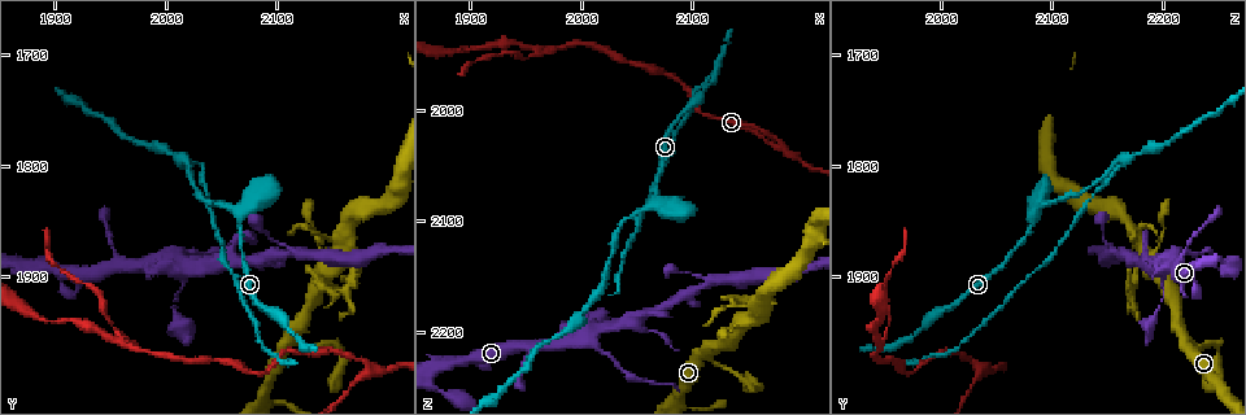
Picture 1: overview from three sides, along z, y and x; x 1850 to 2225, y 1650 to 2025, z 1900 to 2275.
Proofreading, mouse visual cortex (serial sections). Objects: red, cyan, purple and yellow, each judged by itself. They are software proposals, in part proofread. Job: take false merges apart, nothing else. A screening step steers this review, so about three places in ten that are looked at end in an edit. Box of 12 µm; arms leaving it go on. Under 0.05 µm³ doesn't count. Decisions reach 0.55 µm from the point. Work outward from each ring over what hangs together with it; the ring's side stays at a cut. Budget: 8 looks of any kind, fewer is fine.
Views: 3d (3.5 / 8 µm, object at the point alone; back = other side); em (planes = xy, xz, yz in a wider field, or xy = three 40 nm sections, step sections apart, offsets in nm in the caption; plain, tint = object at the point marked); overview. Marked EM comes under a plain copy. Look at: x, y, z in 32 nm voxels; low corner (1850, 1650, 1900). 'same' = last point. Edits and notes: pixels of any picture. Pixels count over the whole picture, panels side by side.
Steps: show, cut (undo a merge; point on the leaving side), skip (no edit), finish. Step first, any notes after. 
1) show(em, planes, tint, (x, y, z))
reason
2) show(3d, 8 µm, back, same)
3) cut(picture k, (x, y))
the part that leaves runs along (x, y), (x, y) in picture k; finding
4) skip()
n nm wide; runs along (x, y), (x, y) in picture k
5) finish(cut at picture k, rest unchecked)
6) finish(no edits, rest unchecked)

show(3d, 3.5 µm, (2184, 1988, 2036))
sudden change in width

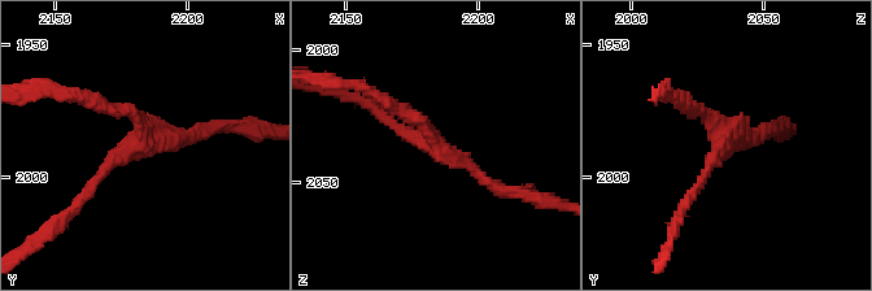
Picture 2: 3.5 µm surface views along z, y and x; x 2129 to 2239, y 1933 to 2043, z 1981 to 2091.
show(em, planes, tint, (2184, 1985, 2036))
3 arms; arms of 150, 150, 150 nm

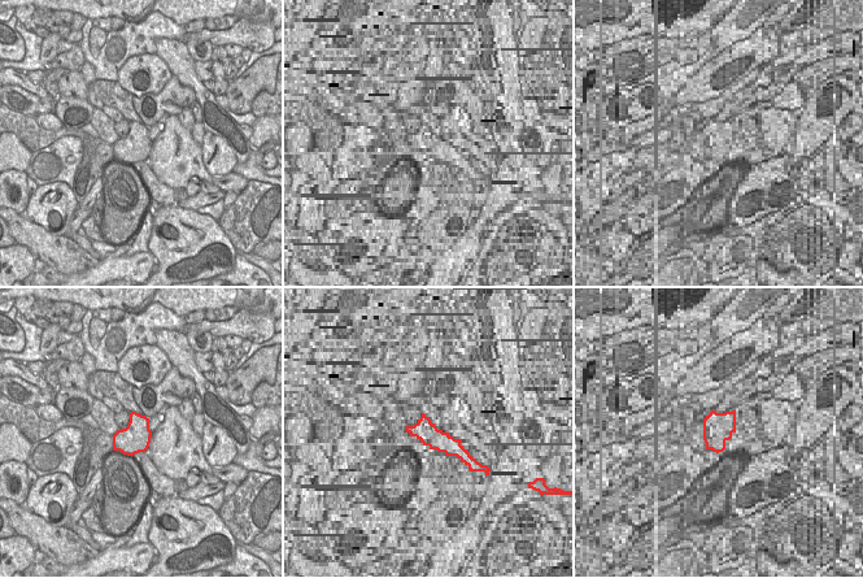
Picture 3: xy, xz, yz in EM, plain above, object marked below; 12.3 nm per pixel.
show(em, xy, step 1, tint, same)

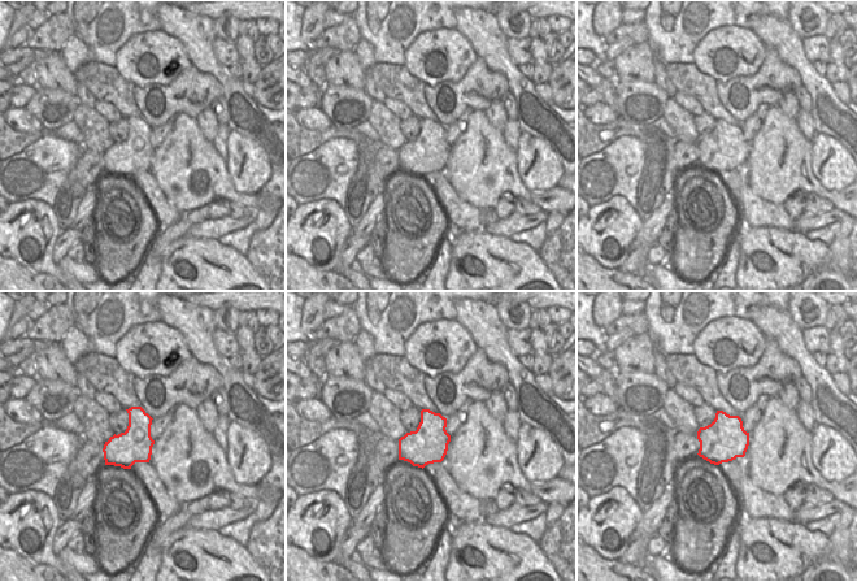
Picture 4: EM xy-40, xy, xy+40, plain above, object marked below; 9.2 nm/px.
skip()
runs along (379, 98), (506, 191) in picture 2; all the same cell

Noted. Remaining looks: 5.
show(3d, 3.5 µm, (1968, 1962, 1946))
three arms meet

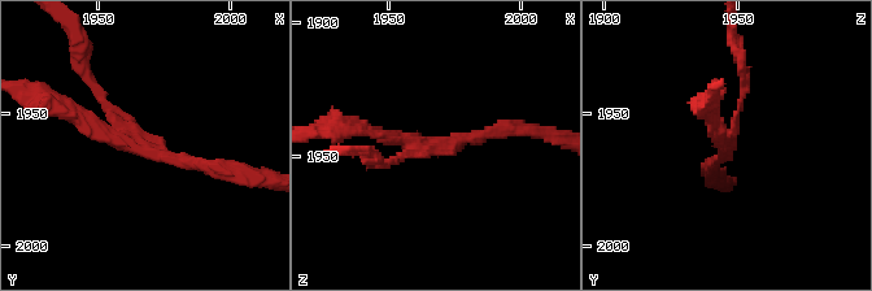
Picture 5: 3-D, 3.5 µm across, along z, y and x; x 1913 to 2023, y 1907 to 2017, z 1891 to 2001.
show(em, xy, step 5, tint, (1967, 1962, 1946))
3 arms; arms of 100, 150, 200 nm

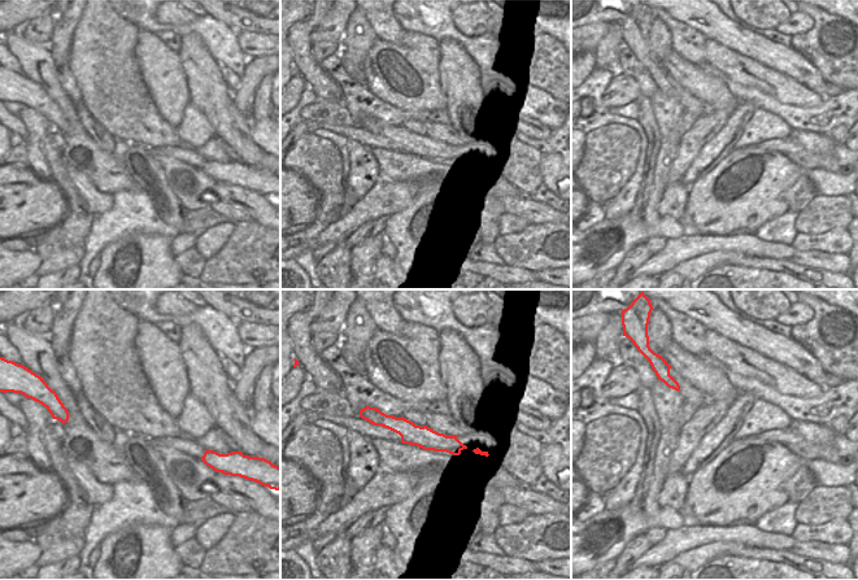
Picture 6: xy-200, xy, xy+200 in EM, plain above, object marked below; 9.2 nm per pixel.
cut(picture 5, (97, 90))
200 nm wide; the part that leaves runs along (129, 131), (81, 72), (77, 35) in picture 5; a second cell is stuck on

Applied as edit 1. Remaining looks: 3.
show(3d, 3.5 µm, (1992, 1890, 2210))
side arm on a straight run

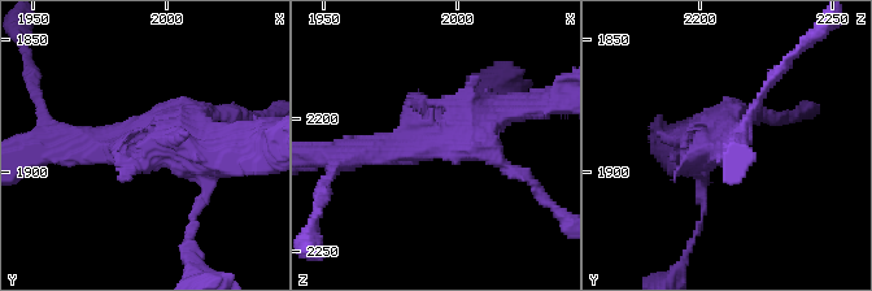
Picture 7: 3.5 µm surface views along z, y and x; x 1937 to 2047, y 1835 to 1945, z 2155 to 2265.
show(em, xy, step 5, tint, same)

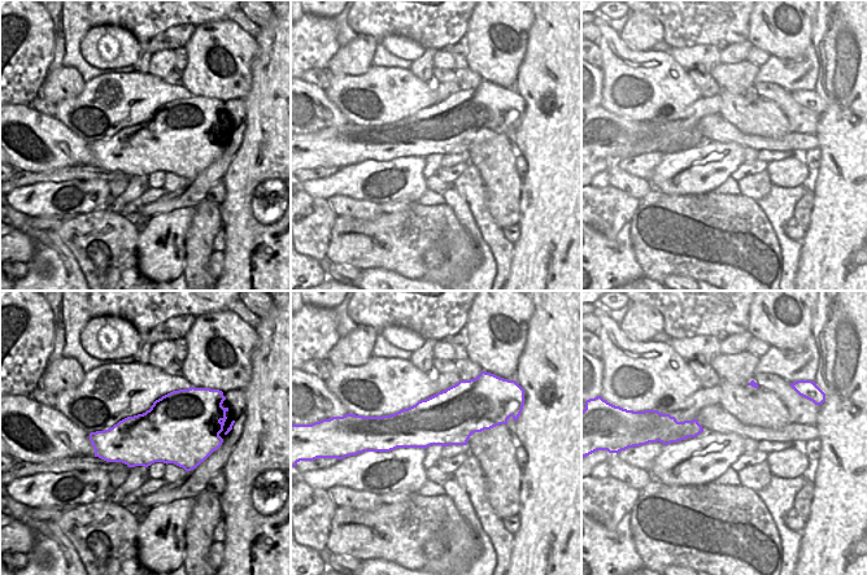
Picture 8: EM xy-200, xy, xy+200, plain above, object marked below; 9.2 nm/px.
skip()
runs along (351, 153), (454, 140), (502, 111) in picture 7; one cell here

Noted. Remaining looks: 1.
show(3d, 3.5 µm, (2120, 1960, 2228))
side arm on a straight run

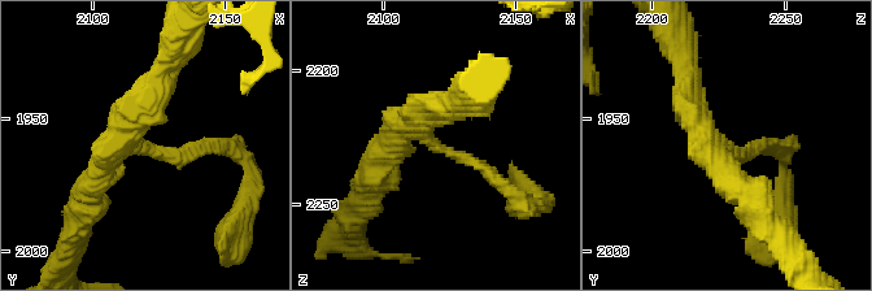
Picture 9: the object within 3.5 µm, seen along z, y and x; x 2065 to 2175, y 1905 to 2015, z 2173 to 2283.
skip()
runs along (389, 142), (410, 122), (513, 192) in picture 9; continuous, no second cell

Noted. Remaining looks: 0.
finish(cut at picture 5, rest unchecked)

